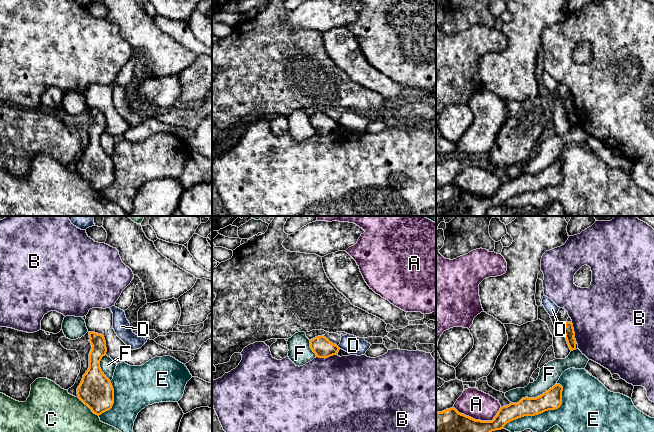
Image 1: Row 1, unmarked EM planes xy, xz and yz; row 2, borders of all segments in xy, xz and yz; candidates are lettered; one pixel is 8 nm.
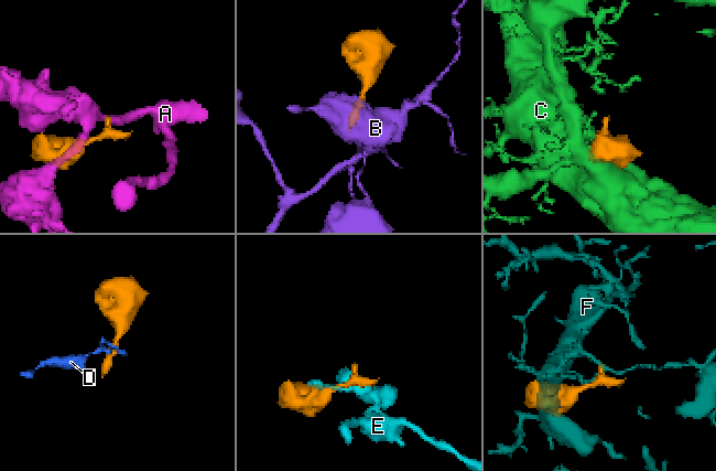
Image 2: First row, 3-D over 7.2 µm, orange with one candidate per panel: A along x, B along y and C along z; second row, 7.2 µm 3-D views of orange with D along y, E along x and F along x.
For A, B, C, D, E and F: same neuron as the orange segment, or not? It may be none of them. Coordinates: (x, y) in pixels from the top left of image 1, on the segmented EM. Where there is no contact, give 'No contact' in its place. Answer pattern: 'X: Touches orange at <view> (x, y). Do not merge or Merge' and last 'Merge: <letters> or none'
A: Touches orange at yz (479, 420). Do not merge
B: Touches orange at xz (325, 357). Do not merge
C: Touches orange at xy (88, 406). Do not merge
D: Touches orange at xz (338, 347). Do not merge
E: Touches orange at yz (540, 413). Do not merge
F: Touches orange at yz (533, 398). Do not merge
Merge: none

